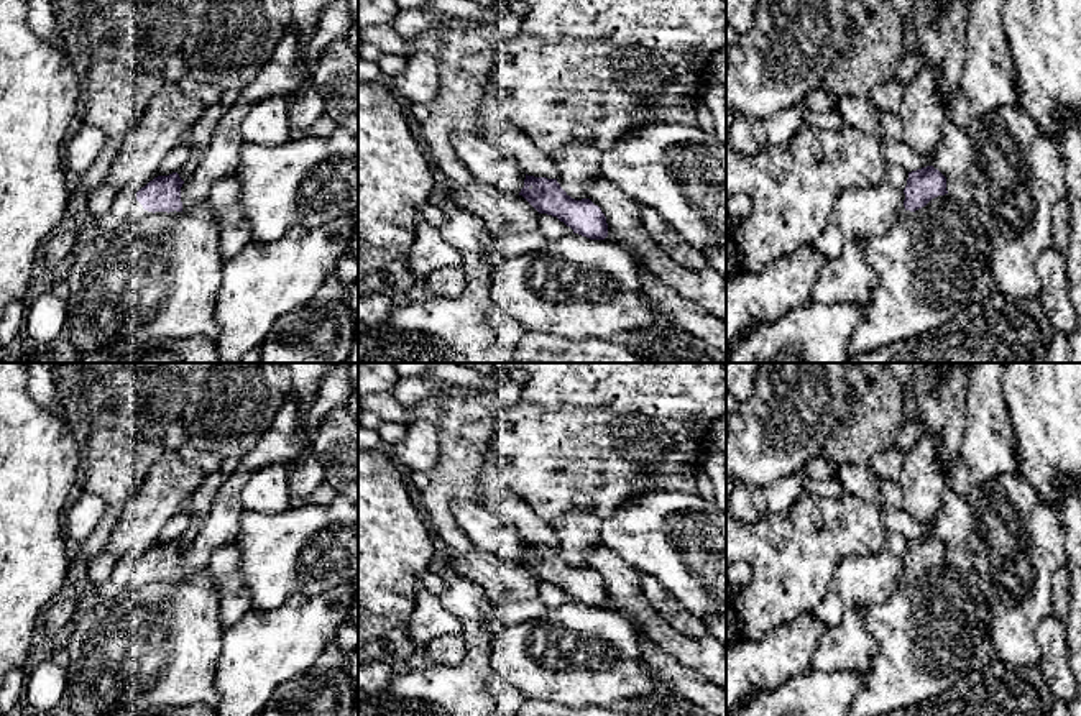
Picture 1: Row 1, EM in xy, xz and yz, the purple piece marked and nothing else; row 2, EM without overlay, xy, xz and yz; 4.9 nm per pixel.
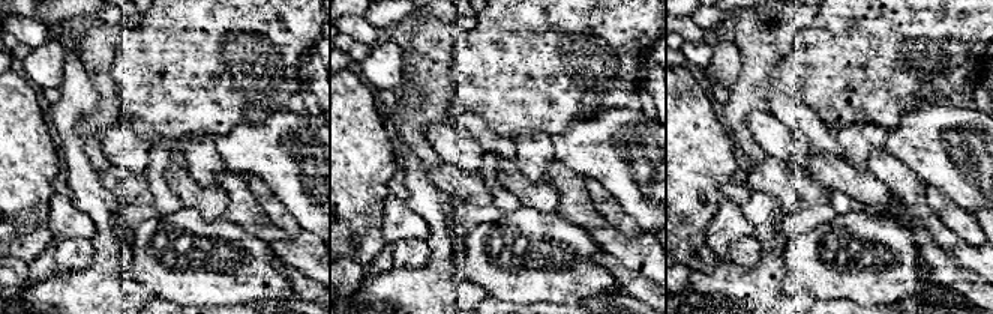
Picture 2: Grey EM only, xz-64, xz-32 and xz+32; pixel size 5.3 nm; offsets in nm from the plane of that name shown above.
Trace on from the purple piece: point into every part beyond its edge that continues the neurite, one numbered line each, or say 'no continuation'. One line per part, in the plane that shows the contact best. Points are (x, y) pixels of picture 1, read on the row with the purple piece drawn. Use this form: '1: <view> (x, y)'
1: xy (125, 211)

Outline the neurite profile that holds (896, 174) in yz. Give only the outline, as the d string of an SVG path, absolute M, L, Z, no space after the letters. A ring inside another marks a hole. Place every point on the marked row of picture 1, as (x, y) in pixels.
M887 163L884 172L884 182L890 184L897 189L905 189L908 179L908 171L904 169L900 164Z

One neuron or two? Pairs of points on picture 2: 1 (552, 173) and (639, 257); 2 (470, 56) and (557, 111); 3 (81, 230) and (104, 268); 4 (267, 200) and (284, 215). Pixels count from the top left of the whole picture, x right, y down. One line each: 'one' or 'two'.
1: one
2: one
3: two
4: one

